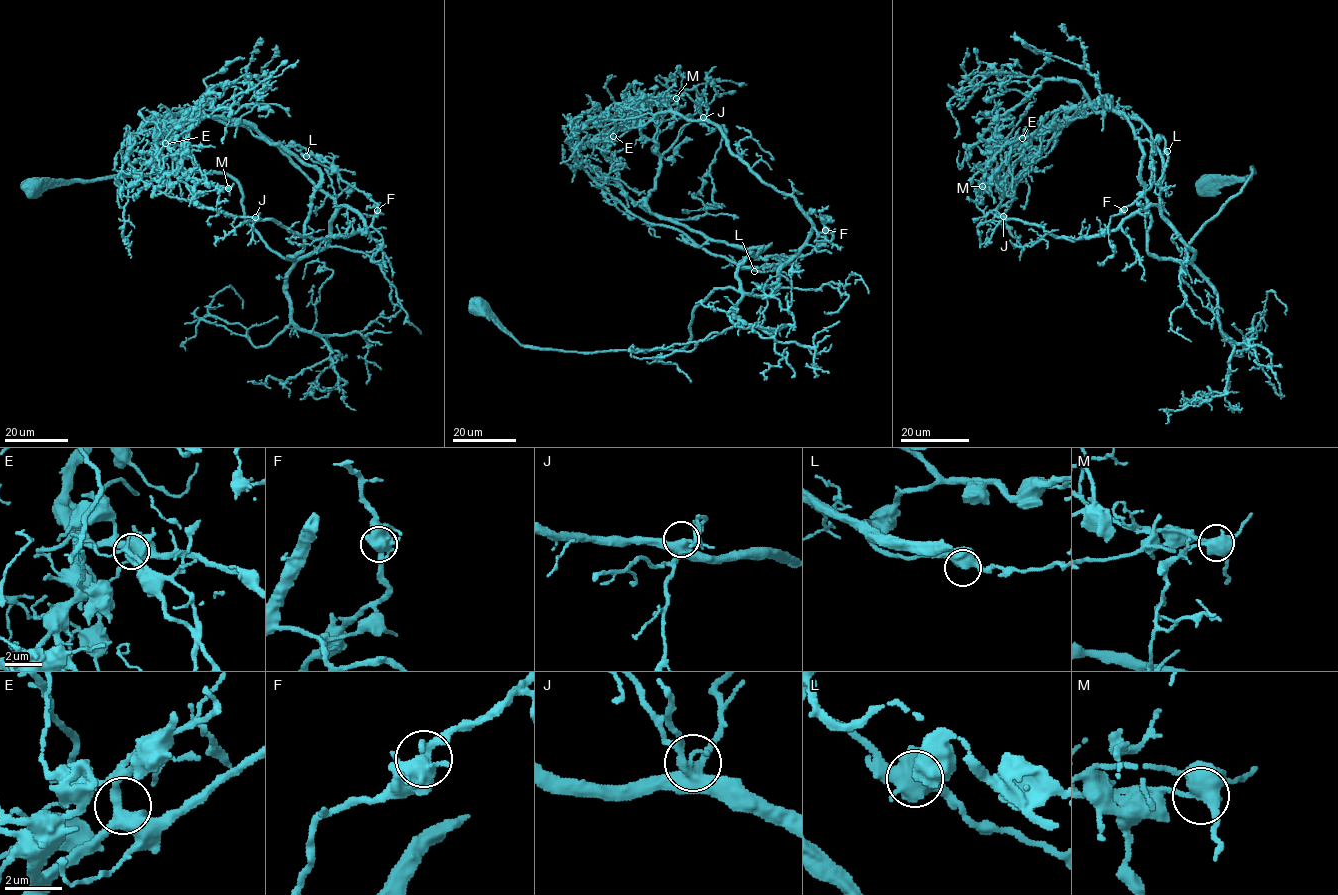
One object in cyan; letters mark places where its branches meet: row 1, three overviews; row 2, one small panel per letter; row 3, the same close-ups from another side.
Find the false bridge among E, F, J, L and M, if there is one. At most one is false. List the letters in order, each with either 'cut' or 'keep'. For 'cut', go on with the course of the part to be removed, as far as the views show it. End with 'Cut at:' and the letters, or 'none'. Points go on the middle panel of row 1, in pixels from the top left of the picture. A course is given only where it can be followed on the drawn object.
E: keep
F: keep
J: keep
L: keep
M: keep
Cut at: none

